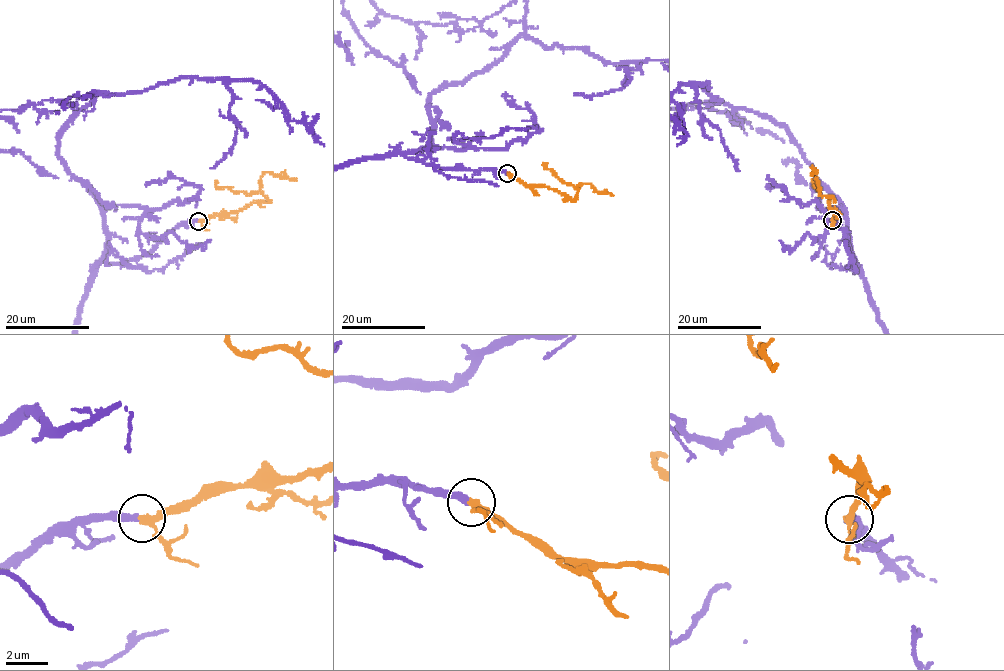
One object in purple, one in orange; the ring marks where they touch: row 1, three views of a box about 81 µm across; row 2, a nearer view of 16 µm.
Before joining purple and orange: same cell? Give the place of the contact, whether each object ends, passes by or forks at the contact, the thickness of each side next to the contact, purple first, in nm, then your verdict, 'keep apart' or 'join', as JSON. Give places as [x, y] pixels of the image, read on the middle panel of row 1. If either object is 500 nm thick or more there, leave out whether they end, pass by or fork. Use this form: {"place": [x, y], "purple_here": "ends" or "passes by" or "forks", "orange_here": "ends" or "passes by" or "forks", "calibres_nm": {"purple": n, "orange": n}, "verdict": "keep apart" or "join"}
{"place": [507, 173], "purple_here": "ends", "orange_here": "passes by", "calibres_nm": {"purple": 320, "orange": 260}, "verdict": "join"}

